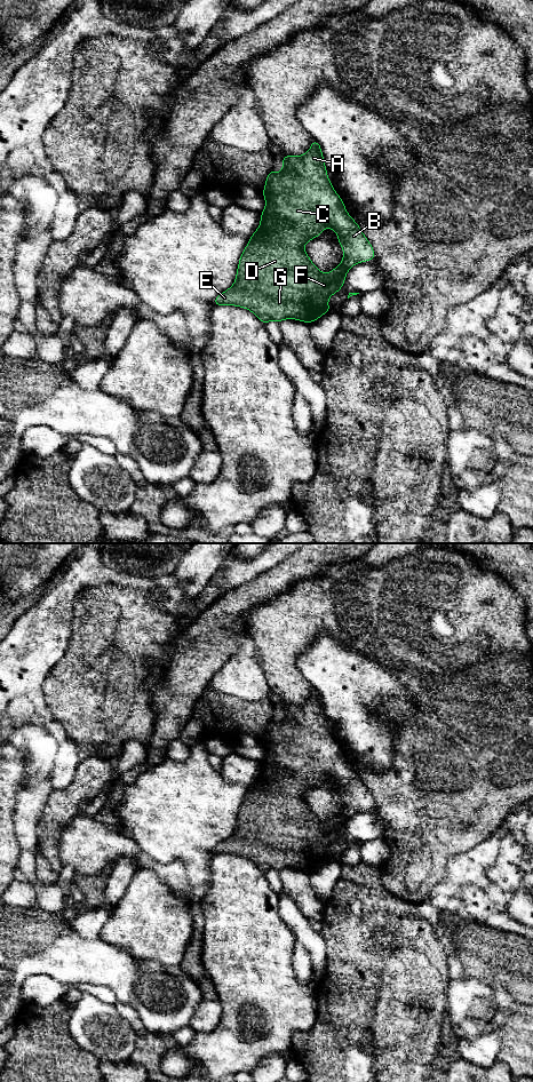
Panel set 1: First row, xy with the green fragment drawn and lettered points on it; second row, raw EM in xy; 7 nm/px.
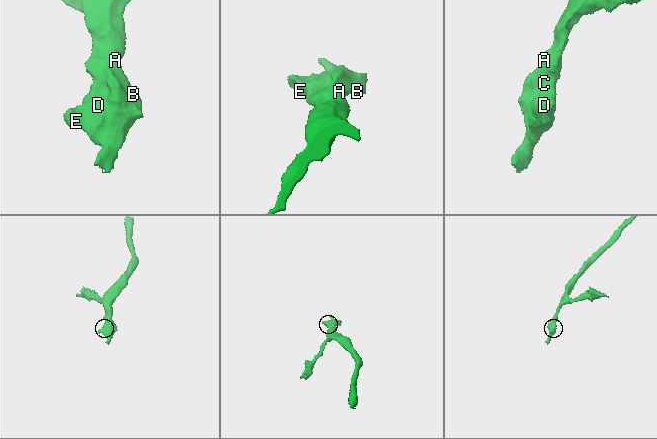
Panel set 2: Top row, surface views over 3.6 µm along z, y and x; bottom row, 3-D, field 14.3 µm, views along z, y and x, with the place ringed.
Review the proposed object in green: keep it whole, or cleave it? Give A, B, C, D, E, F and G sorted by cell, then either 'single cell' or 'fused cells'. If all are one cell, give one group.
A B C D E F G; single cell

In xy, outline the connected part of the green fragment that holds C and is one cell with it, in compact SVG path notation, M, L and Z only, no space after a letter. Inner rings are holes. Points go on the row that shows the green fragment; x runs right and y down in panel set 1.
M316 140L312 141L310 150L302 156L283 156L283 170L276 173L271 168L262 194L265 198L265 208L261 213L260 226L249 237L239 258L233 285L215 297L214 305L245 308L264 325L271 320L280 323L284 319L310 324L331 311L328 299L342 288L348 271L355 264L375 258L374 249L358 223L348 214L344 202L329 182L321 148ZM326 228L334 230L343 249L342 262L328 273L318 270L304 250L305 244L317 238Z

